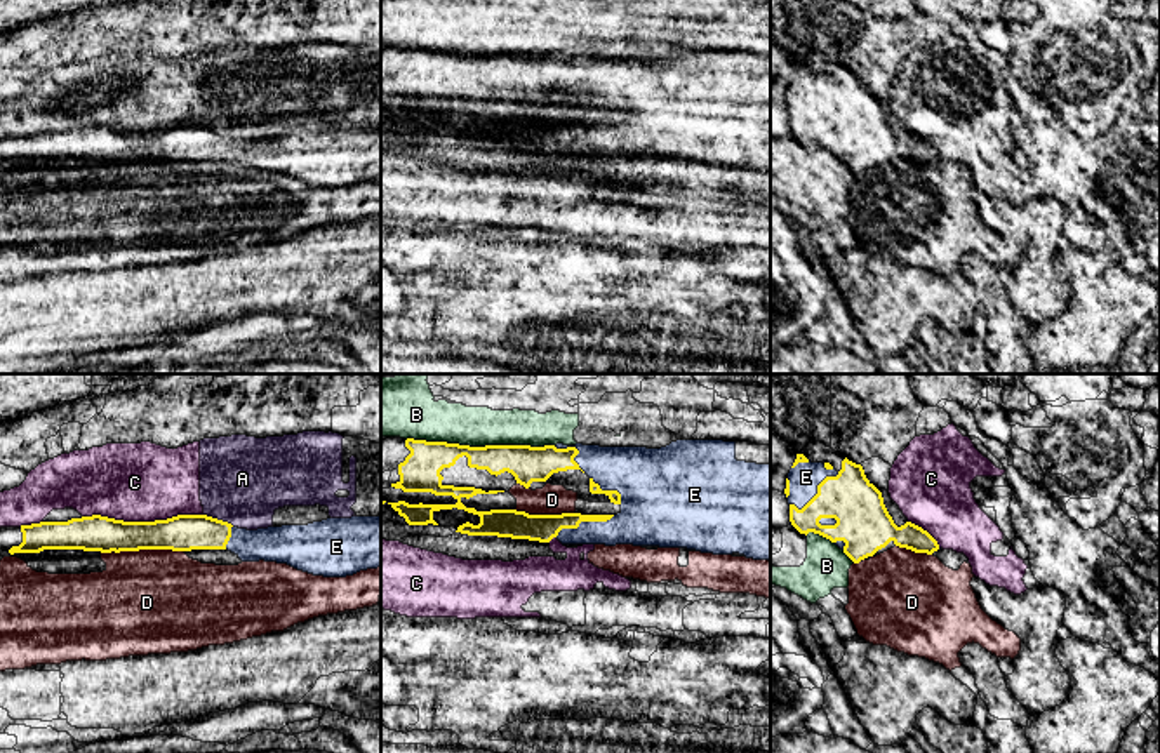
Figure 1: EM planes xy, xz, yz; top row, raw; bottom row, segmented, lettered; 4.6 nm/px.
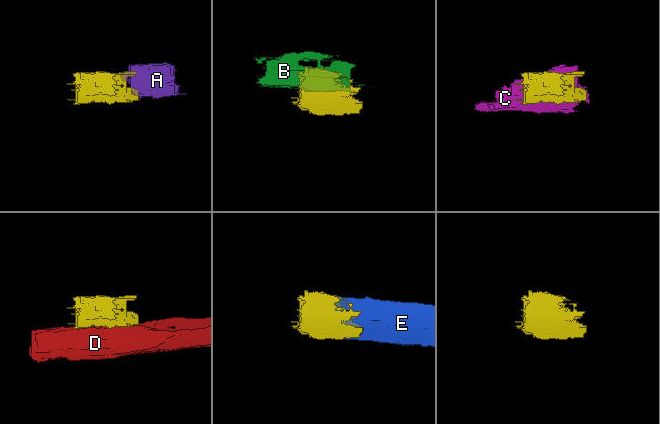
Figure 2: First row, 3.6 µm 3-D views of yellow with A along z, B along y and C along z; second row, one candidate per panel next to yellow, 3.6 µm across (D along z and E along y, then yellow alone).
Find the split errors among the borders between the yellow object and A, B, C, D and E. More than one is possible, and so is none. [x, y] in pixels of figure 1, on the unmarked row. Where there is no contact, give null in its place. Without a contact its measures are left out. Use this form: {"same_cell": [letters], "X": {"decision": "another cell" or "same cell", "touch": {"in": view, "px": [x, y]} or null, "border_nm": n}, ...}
{"same_cell": ["E"], "A": {"decision": "another cell", "touch": {"in": "xy", "px": [220, 131]}, "border_nm": 160}, "B": {"decision": "another cell", "touch": {"in": "xz", "px": [480, 58]}, "border_nm": 700}, "C": {"decision": "another cell", "touch": {"in": "xy", "px": [141, 133]}, "border_nm": 550}, "D": {"decision": "another cell", "touch": {"in": "xy", "px": [141, 159]}, "border_nm": 380}, "E": {"decision": "same cell", "touch": {"in": "xz", "px": [585, 131]}, "border_nm": 300}}

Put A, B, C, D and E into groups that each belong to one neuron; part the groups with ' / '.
A C / B / D / E

